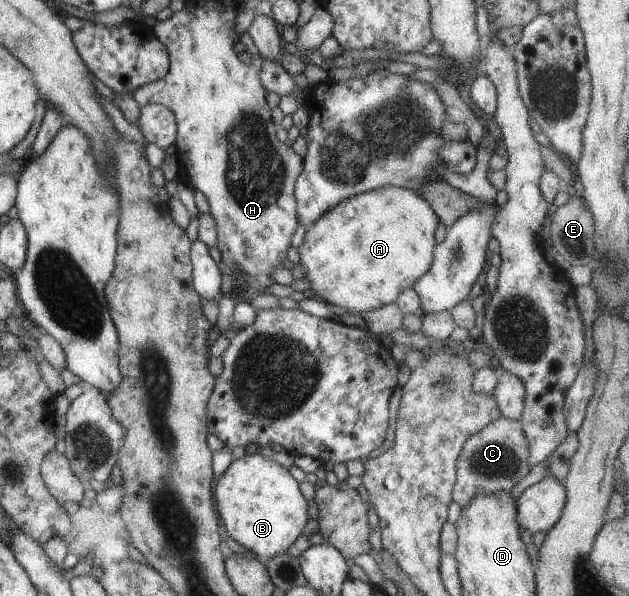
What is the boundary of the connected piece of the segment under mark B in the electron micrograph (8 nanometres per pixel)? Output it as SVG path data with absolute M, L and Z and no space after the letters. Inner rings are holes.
M267 452L245 454L242 458L231 461L227 470L225 470L225 472L223 472L223 474L215 480L213 491L216 511L218 512L218 516L220 516L221 520L223 520L225 528L227 528L227 532L233 540L236 540L240 545L245 546L247 550L250 550L261 559L268 559L275 555L287 553L289 547L295 542L295 540L297 540L297 538L299 538L299 536L301 536L301 534L303 534L303 528L310 519L309 512L307 511L309 508L309 501L305 499L305 496L303 496L299 488L301 488L299 482L297 482L297 480L291 475L289 469L284 468L279 465L279 463L271 459Z

